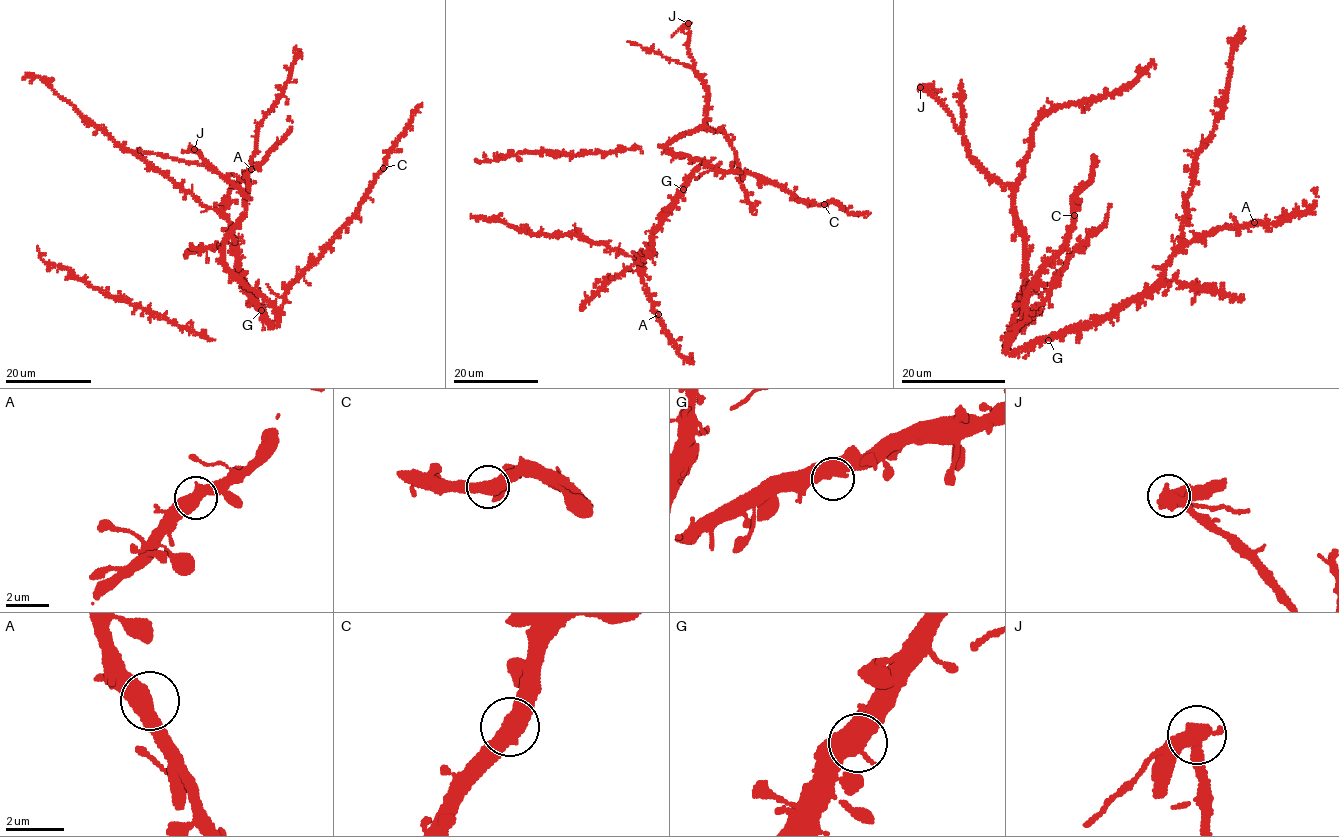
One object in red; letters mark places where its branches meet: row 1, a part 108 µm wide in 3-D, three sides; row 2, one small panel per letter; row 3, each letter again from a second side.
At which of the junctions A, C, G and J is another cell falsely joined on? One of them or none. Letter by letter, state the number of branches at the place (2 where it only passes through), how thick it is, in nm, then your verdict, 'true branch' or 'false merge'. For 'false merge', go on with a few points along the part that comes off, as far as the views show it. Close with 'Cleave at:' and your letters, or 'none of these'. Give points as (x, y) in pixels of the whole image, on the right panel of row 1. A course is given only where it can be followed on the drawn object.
A: branches 2; calibre 500 nm; true branch
C: branches 2; calibre 550 nm; true branch
G: branches 2; calibre 550 nm; true branch
J: branches 2; calibre 550 nm; false merge; course (921, 88), (940, 91)
Cleave at: J

